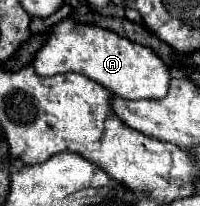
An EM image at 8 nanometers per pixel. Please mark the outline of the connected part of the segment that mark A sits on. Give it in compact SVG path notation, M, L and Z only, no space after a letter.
M70 18L52 28L46 44L34 56L34 70L40 76L54 76L64 72L86 74L90 80L102 84L120 98L164 98L170 86L170 70L152 48L134 44L112 30L78 24Z

